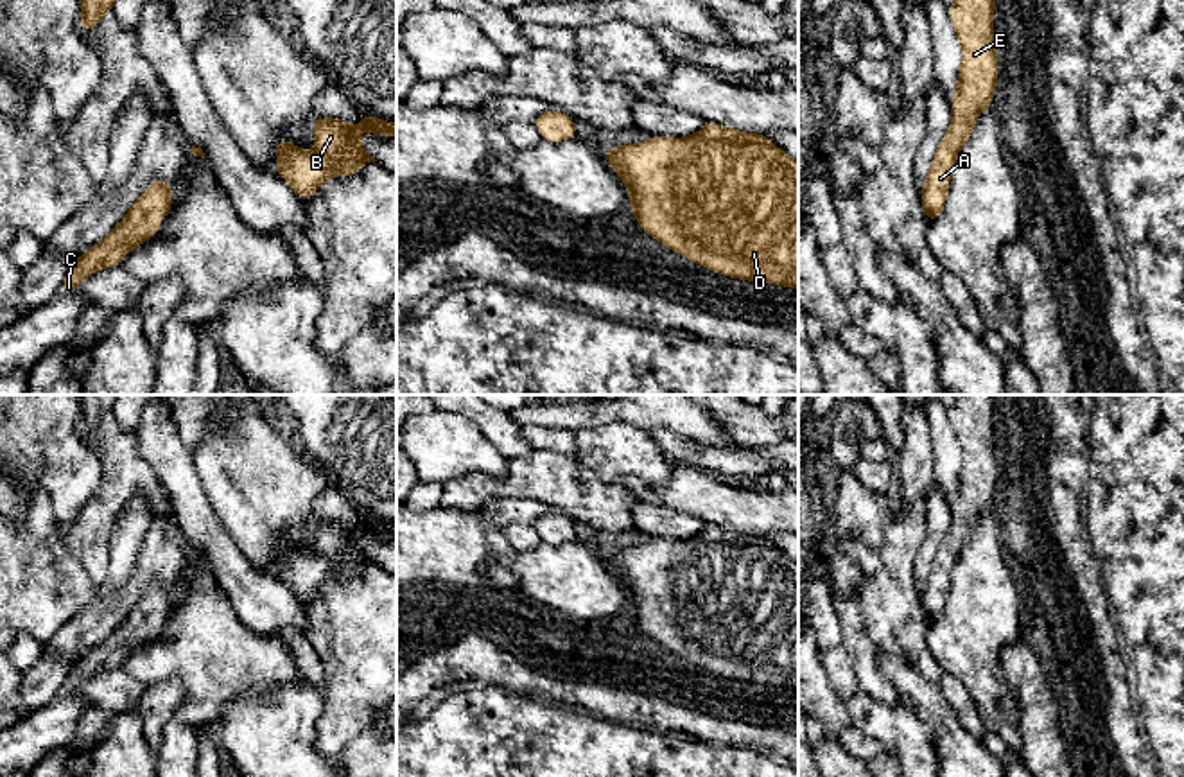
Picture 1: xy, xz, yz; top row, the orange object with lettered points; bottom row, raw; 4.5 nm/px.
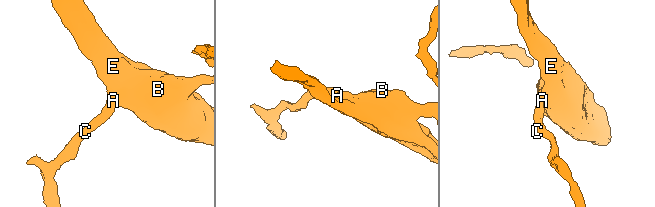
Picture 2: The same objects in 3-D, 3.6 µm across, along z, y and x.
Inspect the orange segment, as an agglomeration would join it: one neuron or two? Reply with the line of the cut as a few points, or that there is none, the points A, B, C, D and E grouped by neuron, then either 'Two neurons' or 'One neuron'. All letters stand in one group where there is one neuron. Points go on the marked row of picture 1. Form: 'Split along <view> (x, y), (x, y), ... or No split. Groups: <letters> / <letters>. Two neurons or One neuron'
No split. Groups: A B C D E. One neuron

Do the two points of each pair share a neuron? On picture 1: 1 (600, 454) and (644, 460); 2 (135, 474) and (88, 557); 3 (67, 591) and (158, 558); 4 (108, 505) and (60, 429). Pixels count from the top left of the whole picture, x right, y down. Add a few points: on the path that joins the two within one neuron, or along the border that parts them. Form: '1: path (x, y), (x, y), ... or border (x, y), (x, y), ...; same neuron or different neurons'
1: path (610, 454), (634, 454); same neuron
2: path (115, 494), (88, 537); same neuron
3: border (97, 591), (69, 621); different neurons
4: border (92, 449), (101, 467), (101, 485), (70, 521); different neurons

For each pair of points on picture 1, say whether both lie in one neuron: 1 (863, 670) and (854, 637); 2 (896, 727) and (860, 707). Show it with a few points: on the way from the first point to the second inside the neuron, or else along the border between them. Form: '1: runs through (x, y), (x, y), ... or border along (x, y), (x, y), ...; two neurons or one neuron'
1: runs through (863, 663), (863, 652), (858, 645); one neuron
2: runs through (887, 724), (869, 709); one neuron

